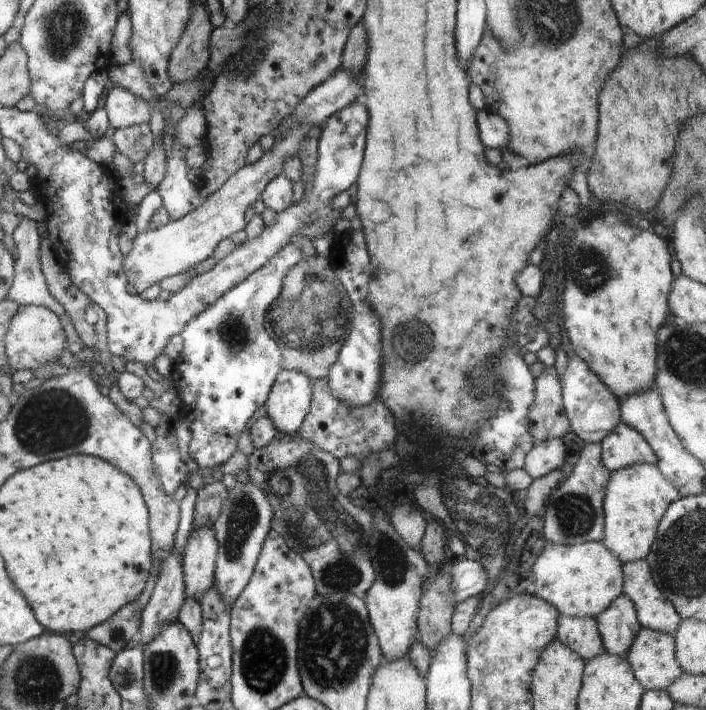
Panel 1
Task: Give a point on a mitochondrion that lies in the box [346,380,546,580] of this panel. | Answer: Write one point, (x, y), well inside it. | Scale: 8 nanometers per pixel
(483, 514)

